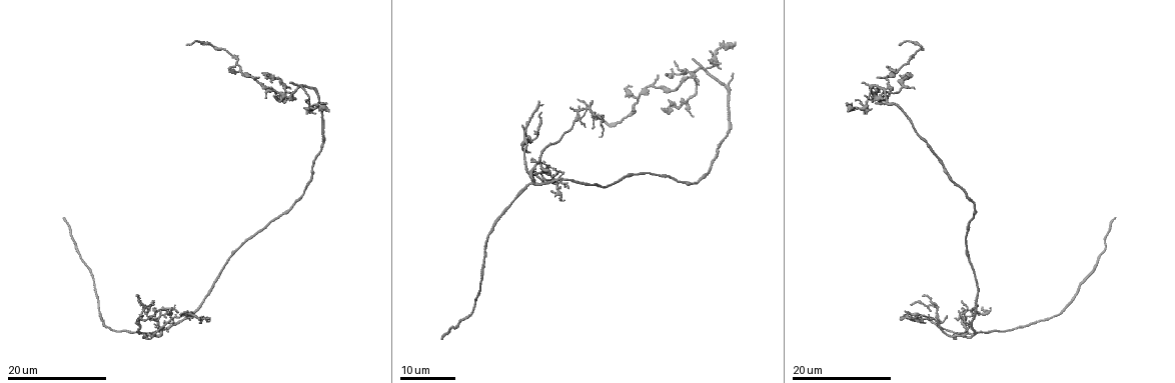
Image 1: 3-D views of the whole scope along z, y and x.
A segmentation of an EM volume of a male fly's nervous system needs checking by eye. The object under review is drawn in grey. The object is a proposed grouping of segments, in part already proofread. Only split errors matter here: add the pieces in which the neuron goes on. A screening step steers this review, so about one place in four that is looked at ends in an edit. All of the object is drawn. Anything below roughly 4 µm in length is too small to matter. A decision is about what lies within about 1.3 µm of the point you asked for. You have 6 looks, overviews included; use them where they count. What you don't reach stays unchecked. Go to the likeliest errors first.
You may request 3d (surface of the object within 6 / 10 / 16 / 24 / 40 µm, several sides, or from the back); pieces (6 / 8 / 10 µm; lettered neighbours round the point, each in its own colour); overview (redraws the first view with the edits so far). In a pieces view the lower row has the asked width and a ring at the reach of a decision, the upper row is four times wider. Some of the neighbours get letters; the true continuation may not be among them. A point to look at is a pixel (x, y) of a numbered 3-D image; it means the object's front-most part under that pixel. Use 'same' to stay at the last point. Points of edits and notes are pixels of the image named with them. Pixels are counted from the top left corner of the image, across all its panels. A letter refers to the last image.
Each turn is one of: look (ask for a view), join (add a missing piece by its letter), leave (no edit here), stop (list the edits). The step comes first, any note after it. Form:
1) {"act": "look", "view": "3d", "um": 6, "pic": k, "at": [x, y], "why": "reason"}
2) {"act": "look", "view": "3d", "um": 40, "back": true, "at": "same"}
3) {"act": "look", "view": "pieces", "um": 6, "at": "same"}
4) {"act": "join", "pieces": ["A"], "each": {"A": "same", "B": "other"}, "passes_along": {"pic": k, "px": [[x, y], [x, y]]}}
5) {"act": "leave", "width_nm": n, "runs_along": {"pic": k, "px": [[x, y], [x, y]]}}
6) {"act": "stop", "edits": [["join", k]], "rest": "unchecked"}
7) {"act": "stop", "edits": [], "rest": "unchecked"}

{"act": "look", "view": "3d", "um": 24, "pic": 1, "at": [577, 101], "why": "free end"}

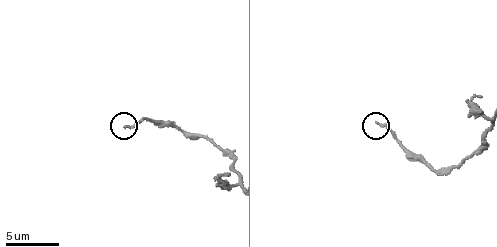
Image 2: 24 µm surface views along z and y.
{"act": "look", "view": "pieces", "um": 6, "pic": 2, "at": [125, 125]}

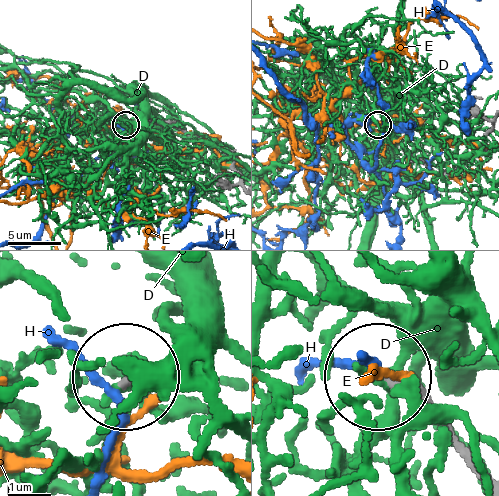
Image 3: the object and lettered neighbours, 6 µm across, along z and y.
{"act": "leave", "each": {"D": "other", "E": "other", "H": "other"}, "found": "none of them fits"}

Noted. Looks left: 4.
{"act": "look", "view": "3d", "um": 16, "pic": 1, "at": [693, 61], "why": "branch stops here"}

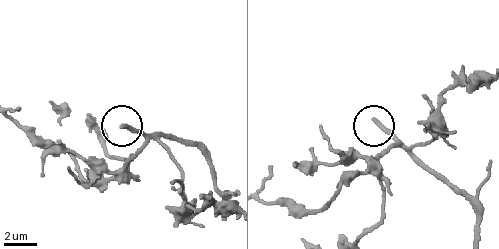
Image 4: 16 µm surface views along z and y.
{"act": "look", "view": "pieces", "um": 6, "pic": 4, "at": [122, 127]}

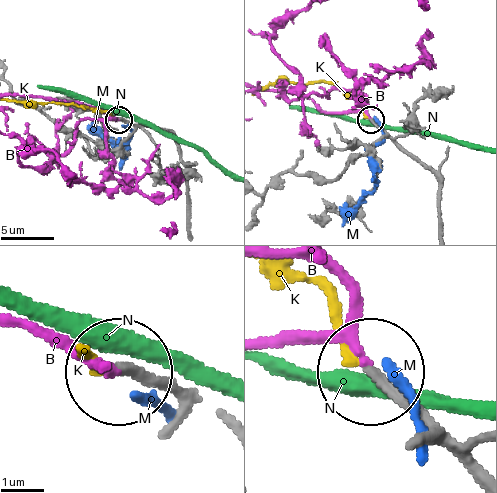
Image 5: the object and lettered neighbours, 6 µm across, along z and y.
{"act": "join", "pieces": ["B"], "each": {"B": "same", "K": "other", "M": "other", "N": "other"}, "passes_along": {"pic": 5, "px": [[162, 390], [108, 365]]}, "found": "it goes on there"}

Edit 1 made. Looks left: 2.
{"act": "stop", "edits": [["join", 5]], "rest": "unchecked"}

